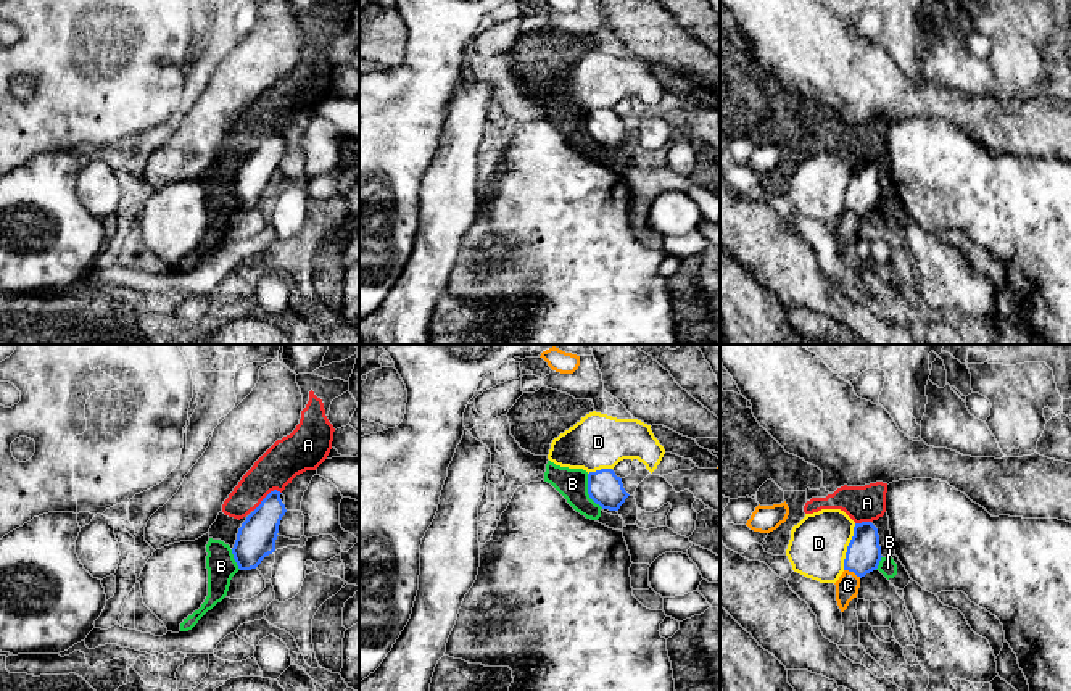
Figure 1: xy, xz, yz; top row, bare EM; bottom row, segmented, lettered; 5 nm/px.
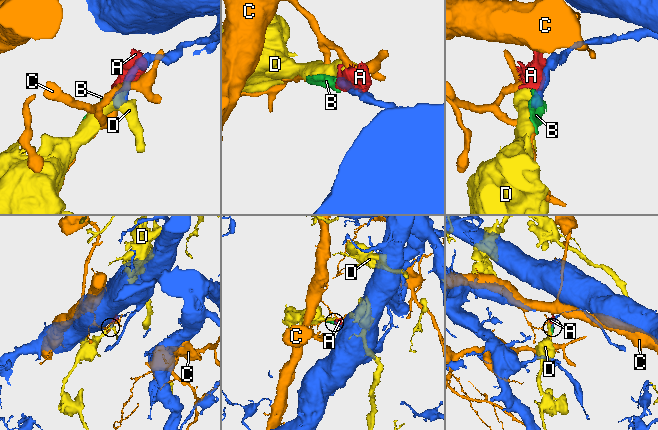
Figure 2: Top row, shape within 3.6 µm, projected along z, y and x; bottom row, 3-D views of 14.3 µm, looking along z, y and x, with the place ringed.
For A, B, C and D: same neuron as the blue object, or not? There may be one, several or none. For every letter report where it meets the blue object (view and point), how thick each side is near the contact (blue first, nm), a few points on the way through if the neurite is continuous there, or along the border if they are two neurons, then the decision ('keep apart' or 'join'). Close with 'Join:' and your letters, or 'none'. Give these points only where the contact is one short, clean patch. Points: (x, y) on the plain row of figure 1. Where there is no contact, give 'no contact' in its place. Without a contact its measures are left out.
A: contact xy (266, 136); calibres 190 and 200 nm; keep apart
B: contact xz (588, 131); calibres 170 and 160 nm; border xz (587, 113), (587, 132), (603, 147); keep apart
C: contact yz (852, 210); calibres 180 and 120 nm; keep apart
D: contact yz (847, 186); calibres 180 and 280 nm; keep apart
Join: none

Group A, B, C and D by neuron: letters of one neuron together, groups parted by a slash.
A B / C / D

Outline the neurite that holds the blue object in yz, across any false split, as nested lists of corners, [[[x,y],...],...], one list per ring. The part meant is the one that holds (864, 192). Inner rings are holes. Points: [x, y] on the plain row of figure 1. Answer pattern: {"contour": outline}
{"contour": [[[871,161],[855,163],[844,198],[844,209],[862,217],[878,208],[881,197],[878,168]]]}

